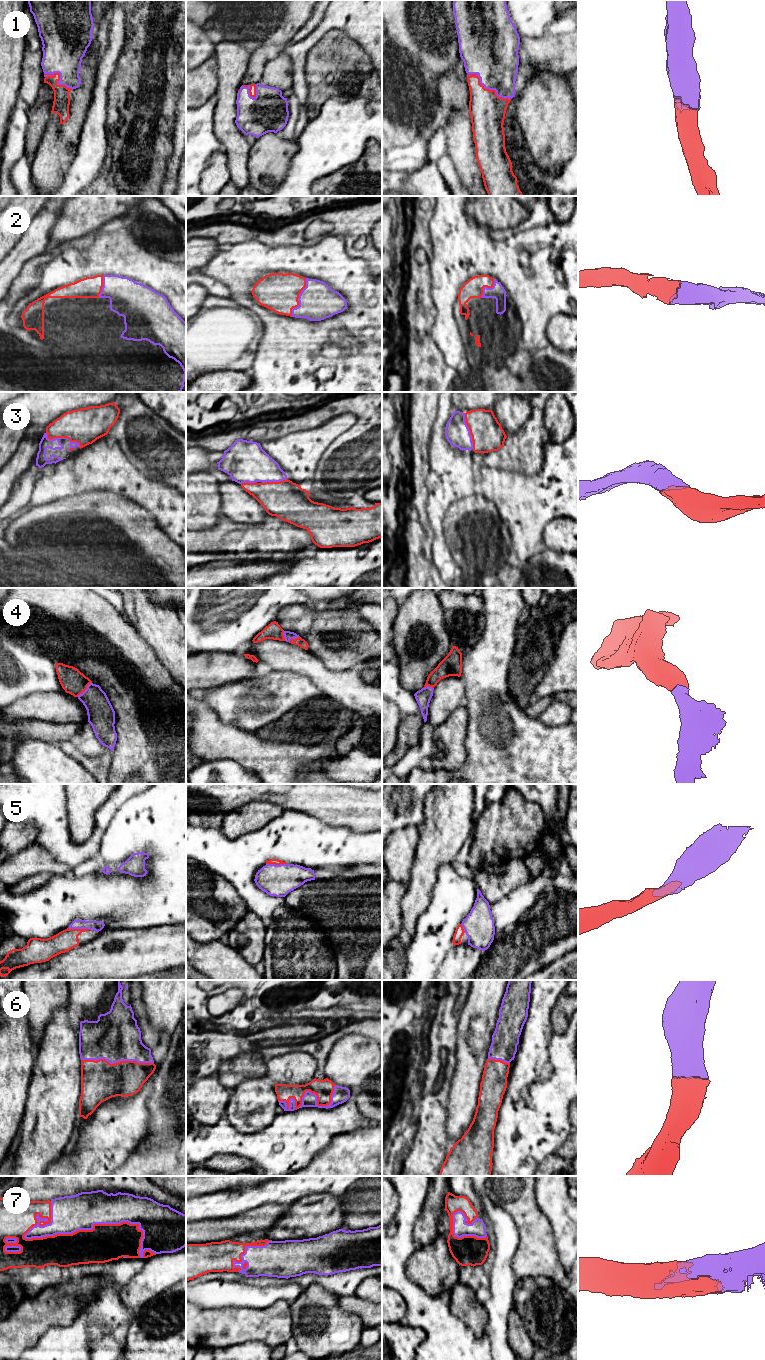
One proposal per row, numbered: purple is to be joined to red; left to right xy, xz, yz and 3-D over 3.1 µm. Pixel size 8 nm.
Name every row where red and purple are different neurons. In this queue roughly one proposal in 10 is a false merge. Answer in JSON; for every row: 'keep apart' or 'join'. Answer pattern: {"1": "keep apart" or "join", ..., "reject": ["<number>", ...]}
{"1": "join", "2": "join", "3": "join", "4": "join", "5": "join", "6": "join", "7": "join", "reject": []}

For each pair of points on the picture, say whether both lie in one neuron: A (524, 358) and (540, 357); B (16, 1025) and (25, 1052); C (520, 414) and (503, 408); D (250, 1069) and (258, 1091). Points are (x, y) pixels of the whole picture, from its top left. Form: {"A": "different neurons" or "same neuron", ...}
{"A": "different neurons", "B": "same neuron", "C": "same neuron", "D": "different neurons"}

